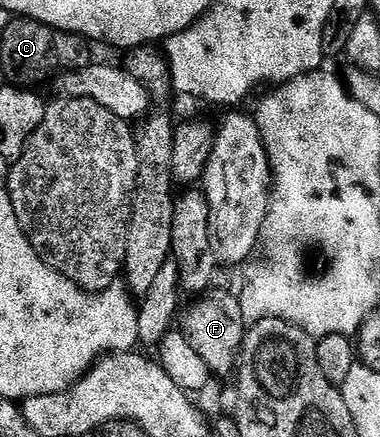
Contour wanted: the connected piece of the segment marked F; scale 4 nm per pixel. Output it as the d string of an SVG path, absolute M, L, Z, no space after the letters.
M218 287L210 288L208 293L202 293L189 309L185 317L183 332L186 339L199 351L199 359L209 368L210 374L218 378L232 378L239 364L241 344L245 338L247 322L243 315L240 296L224 293Z

